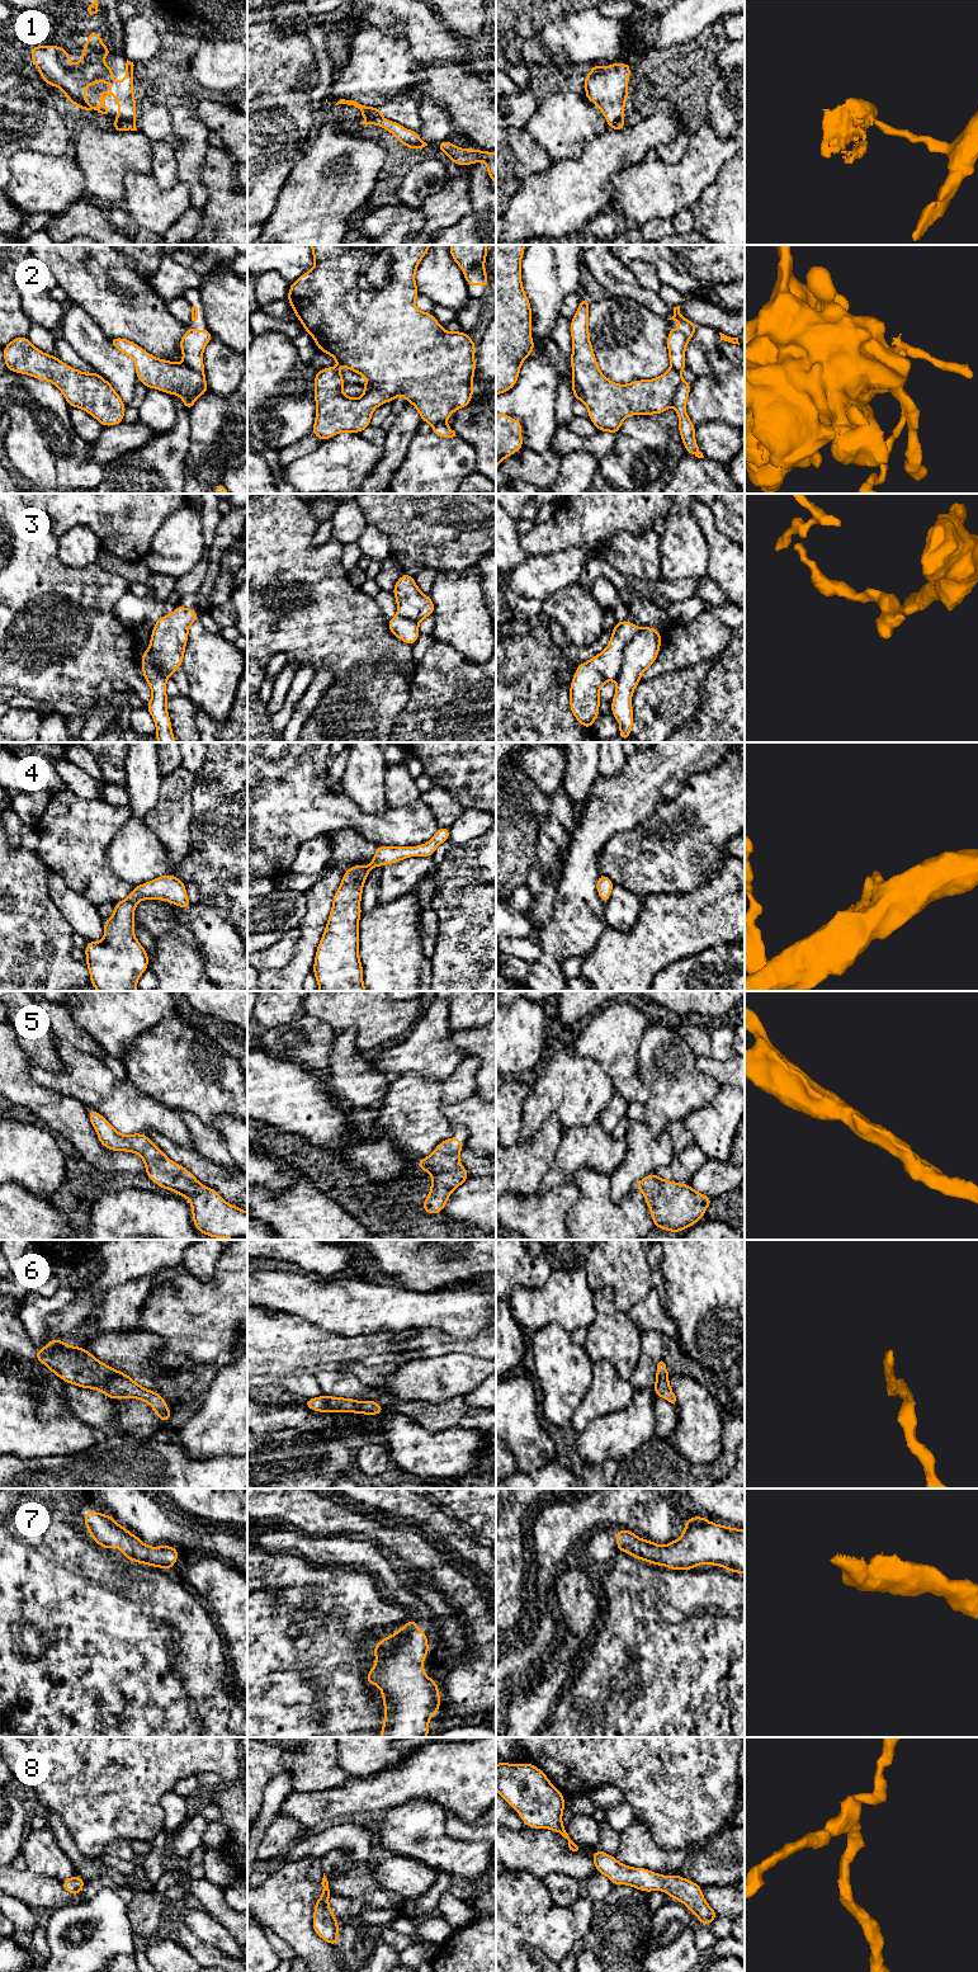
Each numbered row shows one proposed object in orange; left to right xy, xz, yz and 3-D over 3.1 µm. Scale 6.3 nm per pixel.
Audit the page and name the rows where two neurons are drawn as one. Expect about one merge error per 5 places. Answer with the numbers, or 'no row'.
1, 2, 3

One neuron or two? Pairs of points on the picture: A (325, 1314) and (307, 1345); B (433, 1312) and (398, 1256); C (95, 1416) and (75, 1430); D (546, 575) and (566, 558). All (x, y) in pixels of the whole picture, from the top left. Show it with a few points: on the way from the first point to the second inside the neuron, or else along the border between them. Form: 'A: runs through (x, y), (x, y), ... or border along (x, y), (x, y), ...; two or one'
A: border along (289, 1314), (320, 1329), (345, 1335); two
B: border along (410, 1288), (419, 1291); two
C: border along (66, 1401), (70, 1410), (99, 1435); two
D: runs through (551, 572), (563, 564); one

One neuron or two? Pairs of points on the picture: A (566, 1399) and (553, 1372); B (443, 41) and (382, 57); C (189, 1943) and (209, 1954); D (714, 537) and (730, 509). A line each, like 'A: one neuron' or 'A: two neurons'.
A: one neuron
B: two neurons
C: one neuron
D: two neurons

